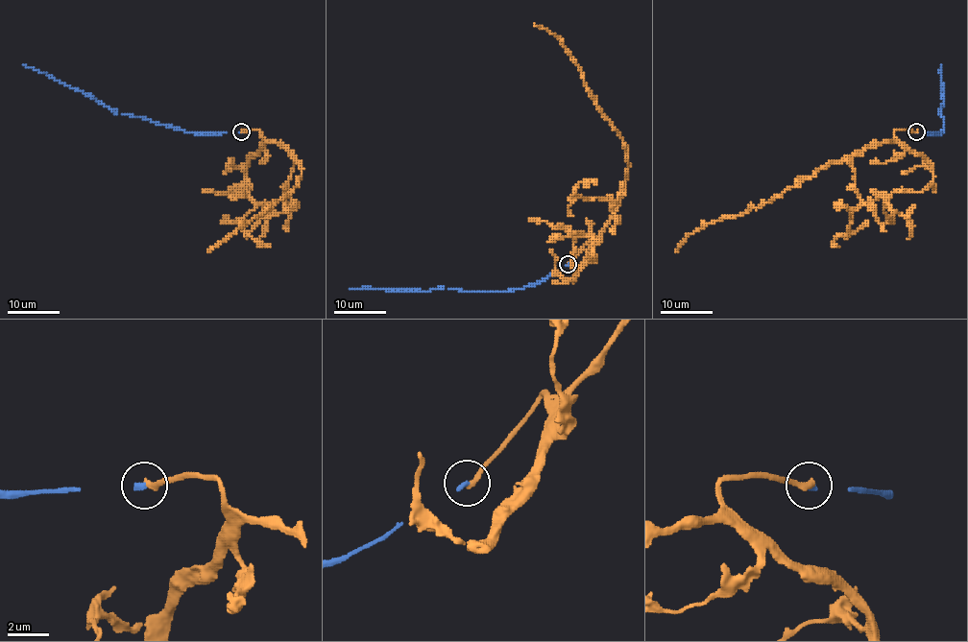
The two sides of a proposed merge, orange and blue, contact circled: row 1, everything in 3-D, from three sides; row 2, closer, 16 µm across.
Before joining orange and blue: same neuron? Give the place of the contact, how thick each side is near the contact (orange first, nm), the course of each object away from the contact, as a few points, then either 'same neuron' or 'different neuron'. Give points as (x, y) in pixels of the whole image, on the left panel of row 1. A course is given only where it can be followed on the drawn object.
place (241, 131); calibres 280 and 200 nm; course orange (241, 131), (259, 130), (267, 139), (279, 142), (301, 165), (301, 176), (294, 187), (272, 207), (207, 251); course blue (241, 131), (187, 132), (146, 119), (114, 113), (96, 99), (22, 64); different neuron

